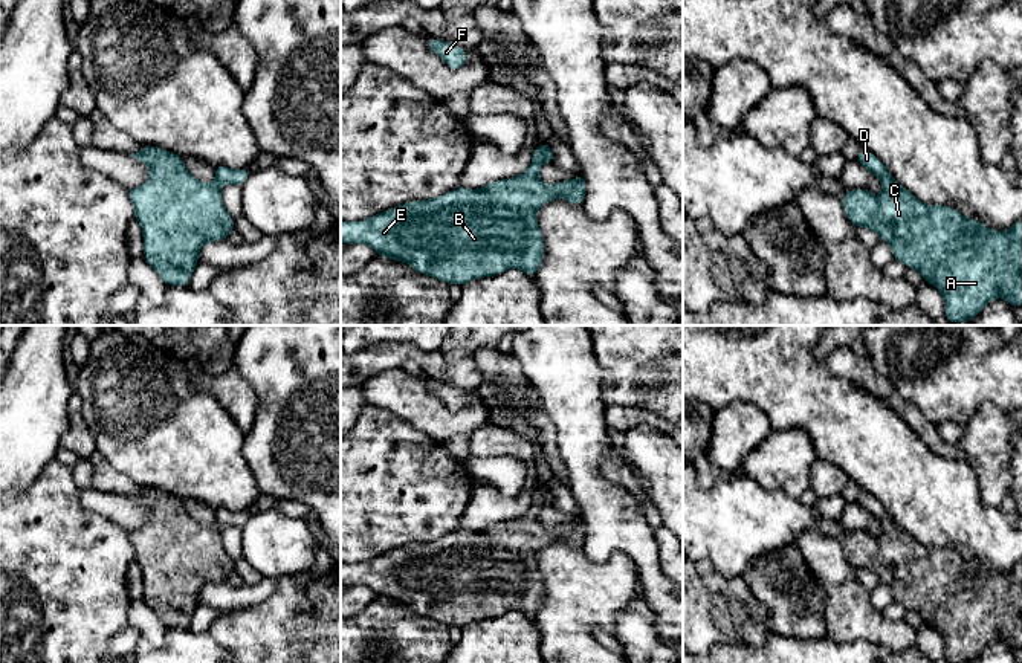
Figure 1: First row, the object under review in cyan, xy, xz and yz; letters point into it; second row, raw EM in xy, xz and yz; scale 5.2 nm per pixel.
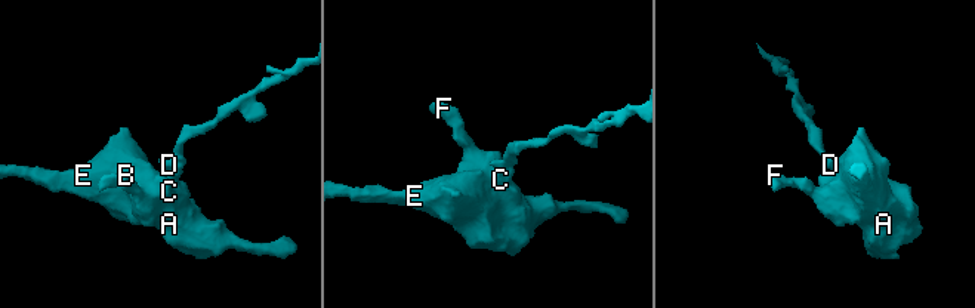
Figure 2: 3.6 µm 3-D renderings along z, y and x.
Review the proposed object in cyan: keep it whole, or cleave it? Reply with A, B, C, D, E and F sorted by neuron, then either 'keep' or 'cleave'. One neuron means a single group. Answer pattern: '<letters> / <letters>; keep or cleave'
A B C D E F; keep

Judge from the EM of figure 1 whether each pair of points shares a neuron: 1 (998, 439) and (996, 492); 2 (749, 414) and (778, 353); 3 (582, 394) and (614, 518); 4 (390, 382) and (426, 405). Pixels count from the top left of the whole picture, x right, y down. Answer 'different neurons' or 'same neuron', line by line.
1: same neuron
2: different neurons
3: same neuron
4: same neuron

